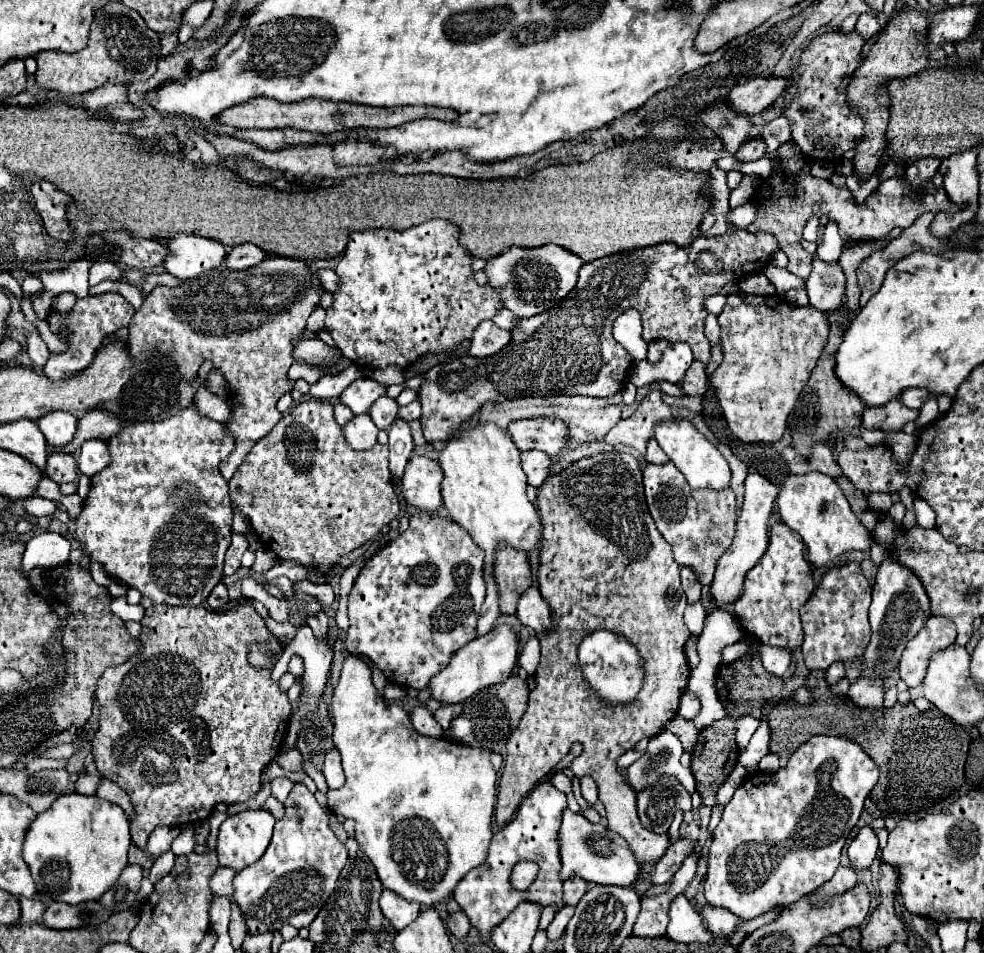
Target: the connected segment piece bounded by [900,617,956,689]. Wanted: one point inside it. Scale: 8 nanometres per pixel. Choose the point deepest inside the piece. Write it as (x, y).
(938, 632)

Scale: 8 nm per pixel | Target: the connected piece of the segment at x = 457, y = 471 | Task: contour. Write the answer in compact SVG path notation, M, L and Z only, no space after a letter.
M476 425L470 431L456 433L440 453L438 459L444 481L442 481L442 499L454 523L464 527L472 541L486 553L484 581L486 581L486 601L478 619L478 635L486 635L496 619L500 617L498 607L498 587L496 579L490 575L494 567L496 551L502 545L516 547L530 555L540 547L542 523L538 509L526 497L526 475L520 465L520 451L512 443L510 435L500 431L496 425Z

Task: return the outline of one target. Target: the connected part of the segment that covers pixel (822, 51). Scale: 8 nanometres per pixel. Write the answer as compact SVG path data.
M832 31L816 37L808 49L802 51L800 63L796 67L794 95L784 107L784 115L794 123L792 139L800 145L802 153L810 159L828 159L838 163L842 155L854 147L854 139L862 135L862 119L852 115L846 103L846 93L838 93L838 85L846 75L852 75L860 61L860 51L864 41L856 31L842 35Z

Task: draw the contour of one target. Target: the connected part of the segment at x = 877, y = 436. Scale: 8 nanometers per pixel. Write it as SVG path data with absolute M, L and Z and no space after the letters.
M858 427L858 433L862 435L862 439L866 441L866 443L876 443L876 441L884 441L884 443L888 443L886 441L886 435L882 433L882 431L870 431L870 429L866 429L866 427Z

